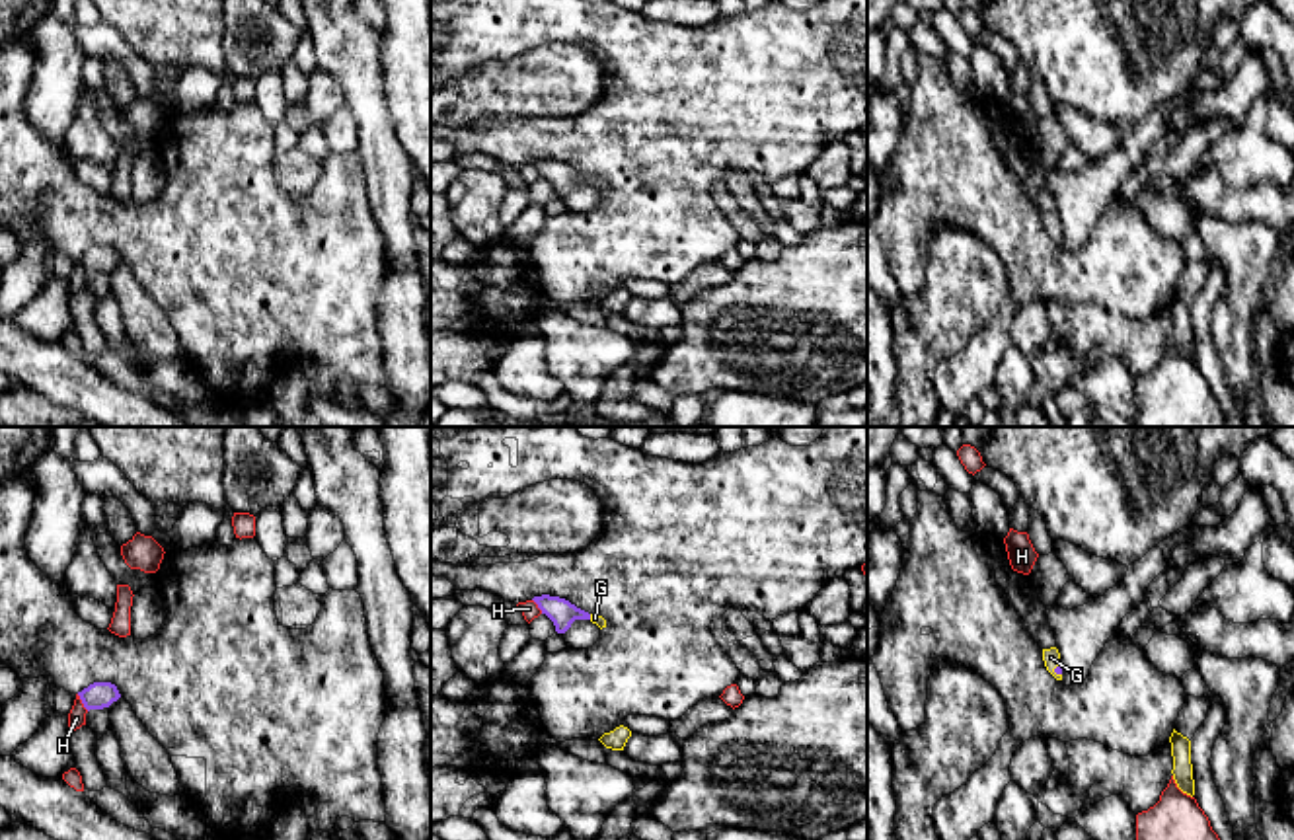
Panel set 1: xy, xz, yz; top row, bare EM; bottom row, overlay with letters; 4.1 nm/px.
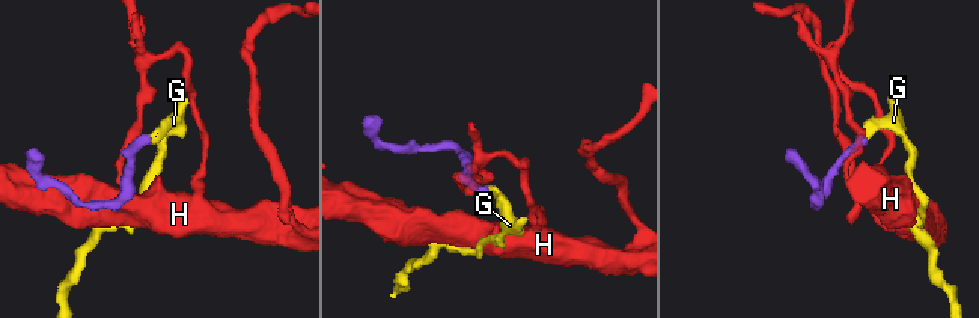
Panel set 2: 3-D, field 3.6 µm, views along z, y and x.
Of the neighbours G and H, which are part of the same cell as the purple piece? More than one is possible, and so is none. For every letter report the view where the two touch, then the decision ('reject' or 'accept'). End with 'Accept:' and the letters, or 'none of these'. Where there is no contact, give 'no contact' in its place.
G: contact in yz; accept
H: contact in xy; reject
Accept: G

